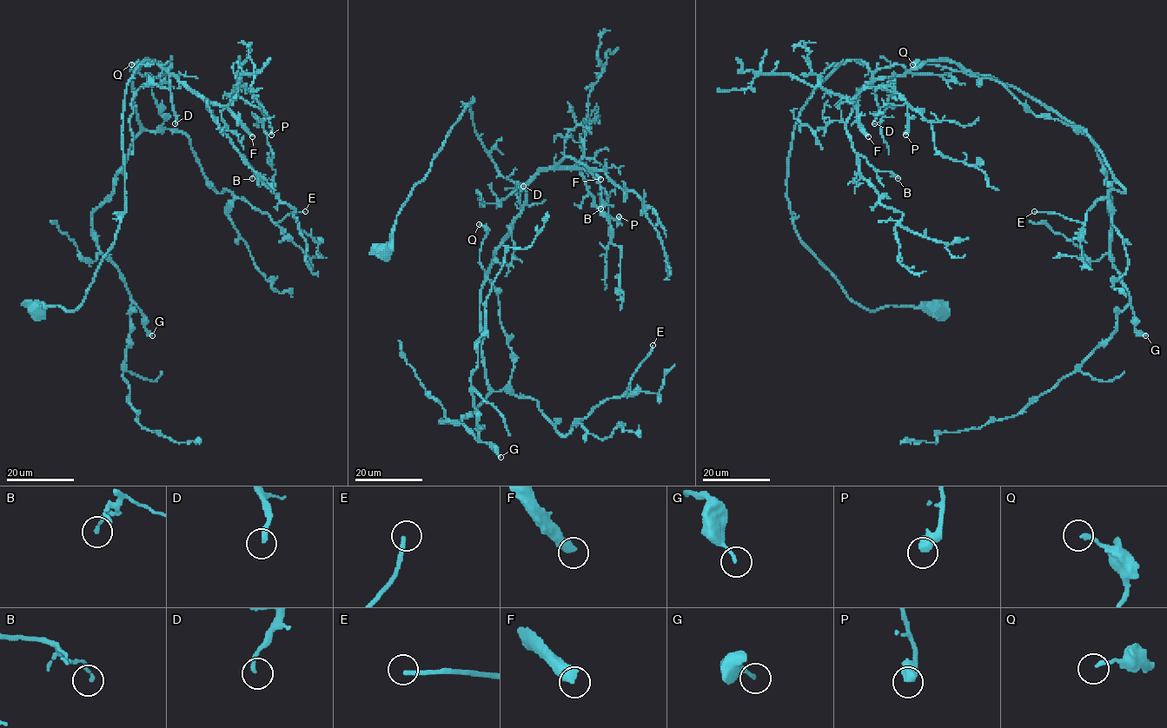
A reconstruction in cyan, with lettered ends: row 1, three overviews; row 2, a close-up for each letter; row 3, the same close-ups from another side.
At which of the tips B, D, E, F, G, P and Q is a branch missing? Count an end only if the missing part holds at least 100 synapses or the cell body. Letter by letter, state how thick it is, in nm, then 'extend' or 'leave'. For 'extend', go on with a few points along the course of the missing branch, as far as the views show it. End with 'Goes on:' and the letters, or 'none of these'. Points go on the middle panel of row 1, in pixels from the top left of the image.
B: 150 nm thick; leave
D: 200 nm thick; leave
E: 200 nm thick; leave
F: 500 nm thick; extend; missing branch runs (600, 179), (636, 174), (652, 182), (673, 162), (679, 165), (673, 163), (676, 142), (666, 120)
G: 140 nm thick; leave
P: 500 nm thick; leave
Q: 180 nm thick; leave
Goes on: F

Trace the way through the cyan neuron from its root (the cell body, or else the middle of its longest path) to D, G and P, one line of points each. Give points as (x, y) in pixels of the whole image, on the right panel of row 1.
D: (940, 308), (868, 311), (795, 228), (787, 158), (810, 95), (838, 67), (860, 60), (871, 73), (874, 123)
G: (940, 308), (868, 311), (795, 228), (793, 128), (847, 61), (951, 61), (1083, 131), (1145, 335)
P: (940, 308), (854, 303), (789, 208), (793, 128), (840, 65), (871, 72), (855, 105), (905, 102), (905, 135)

